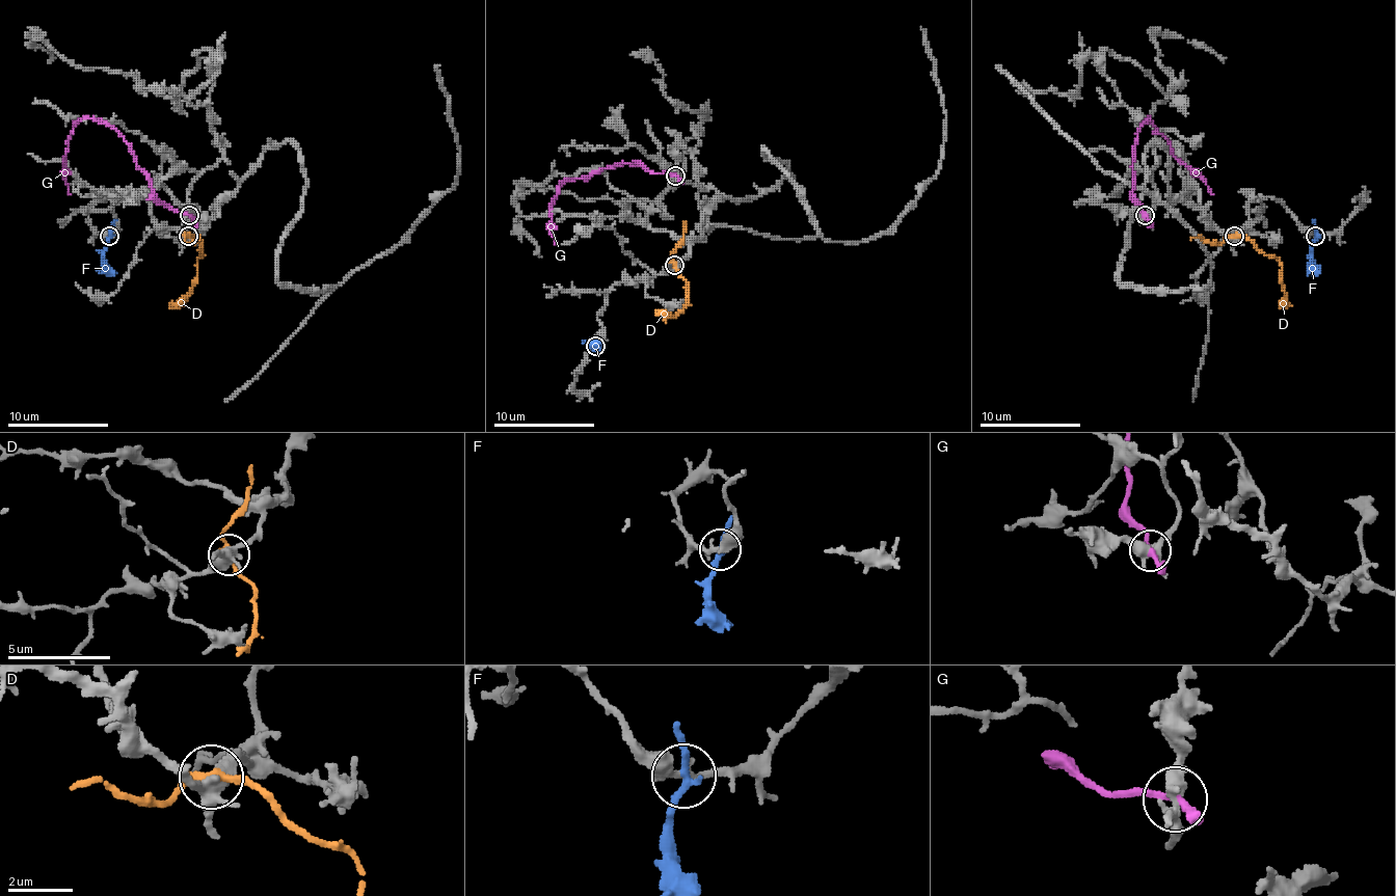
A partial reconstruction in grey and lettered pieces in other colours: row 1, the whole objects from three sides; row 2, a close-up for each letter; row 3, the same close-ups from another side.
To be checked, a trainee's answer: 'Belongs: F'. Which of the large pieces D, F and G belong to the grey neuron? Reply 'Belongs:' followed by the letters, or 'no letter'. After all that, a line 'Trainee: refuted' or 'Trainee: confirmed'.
Belongs: D
Trainee: refuted

